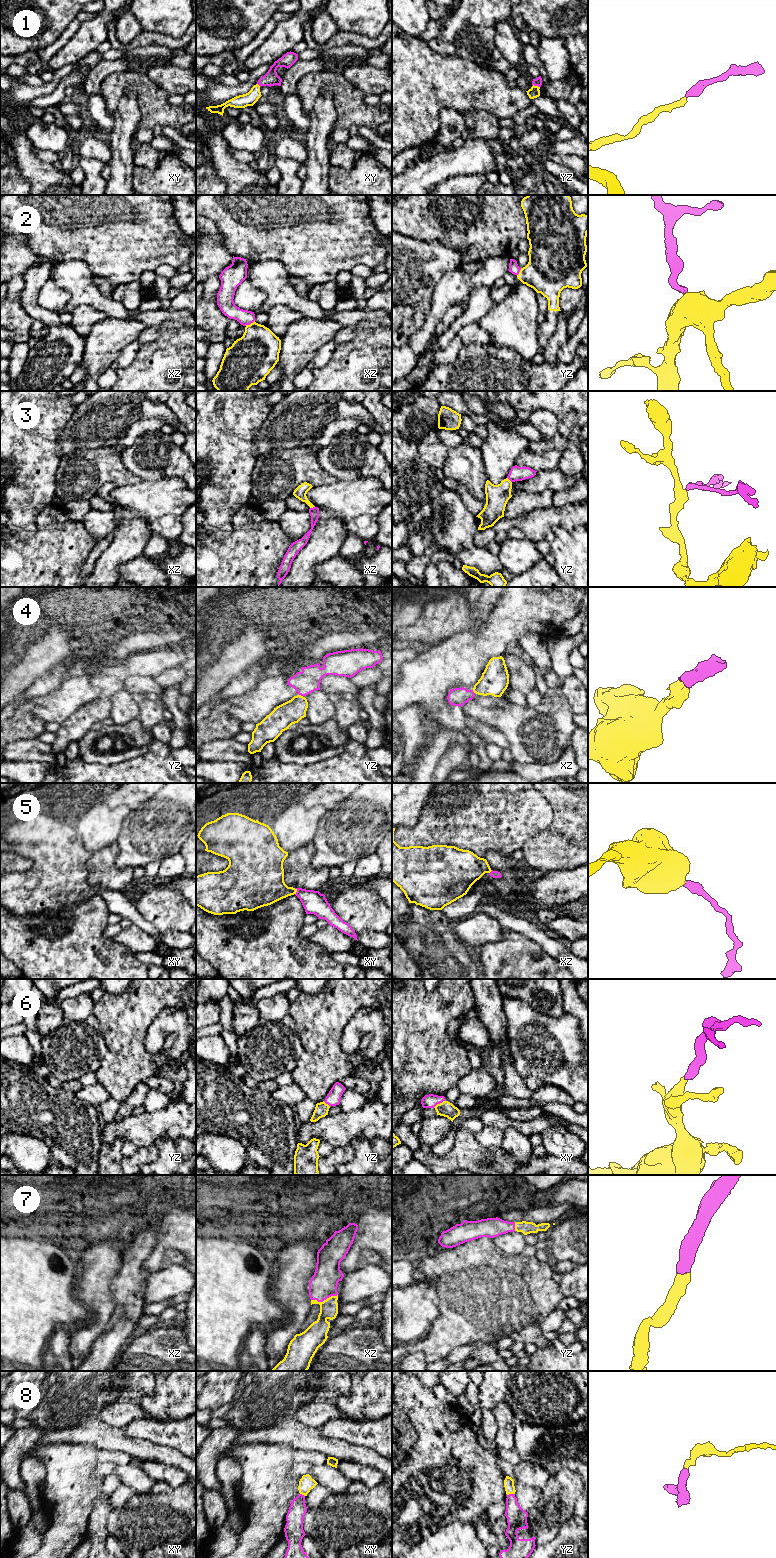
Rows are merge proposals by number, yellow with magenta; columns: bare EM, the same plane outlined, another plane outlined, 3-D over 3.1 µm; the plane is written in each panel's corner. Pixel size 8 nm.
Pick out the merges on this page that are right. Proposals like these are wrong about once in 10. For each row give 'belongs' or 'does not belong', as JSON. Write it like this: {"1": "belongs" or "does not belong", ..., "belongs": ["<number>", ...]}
{"1": "belongs", "2": "belongs", "3": "belongs", "4": "belongs", "5": "belongs", "6": "belongs", "7": "belongs", "8": "belongs", "belongs": ["1", "2", "3", "4", "5", "6", "7", "8"]}

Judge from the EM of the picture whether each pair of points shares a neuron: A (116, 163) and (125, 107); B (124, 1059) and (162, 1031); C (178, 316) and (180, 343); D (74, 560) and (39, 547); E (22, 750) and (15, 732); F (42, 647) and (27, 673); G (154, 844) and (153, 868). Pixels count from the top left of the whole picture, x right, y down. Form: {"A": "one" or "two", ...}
{"A": "one", "B": "two", "C": "two", "D": "one", "E": "two", "F": "one", "G": "two"}

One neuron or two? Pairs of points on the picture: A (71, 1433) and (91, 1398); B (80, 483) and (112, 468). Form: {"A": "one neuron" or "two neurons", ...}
{"A": "two neurons", "B": "one neuron"}

